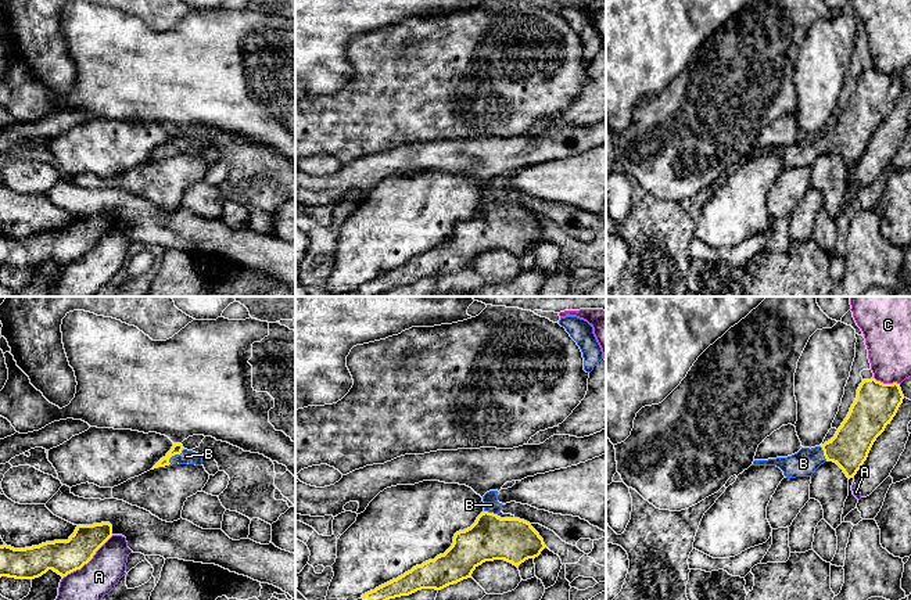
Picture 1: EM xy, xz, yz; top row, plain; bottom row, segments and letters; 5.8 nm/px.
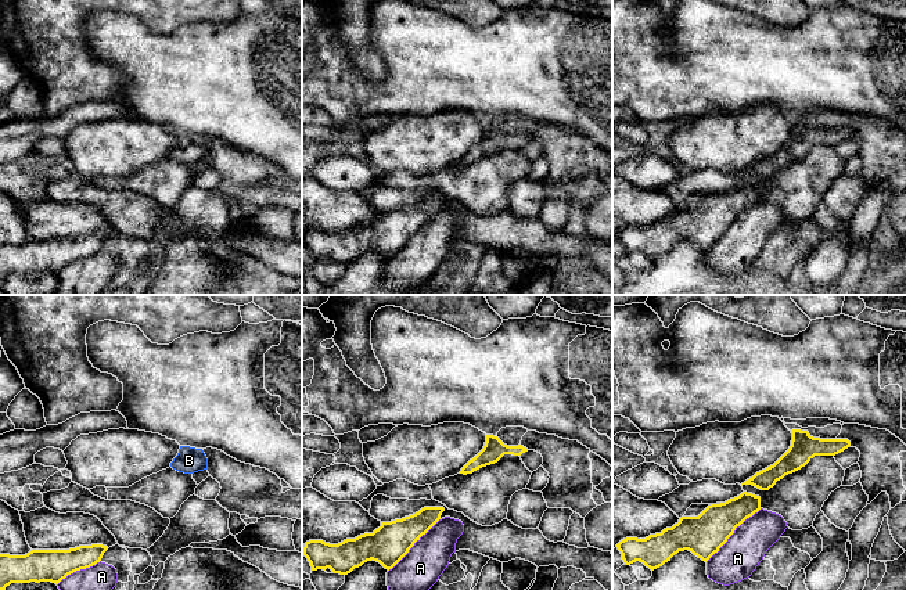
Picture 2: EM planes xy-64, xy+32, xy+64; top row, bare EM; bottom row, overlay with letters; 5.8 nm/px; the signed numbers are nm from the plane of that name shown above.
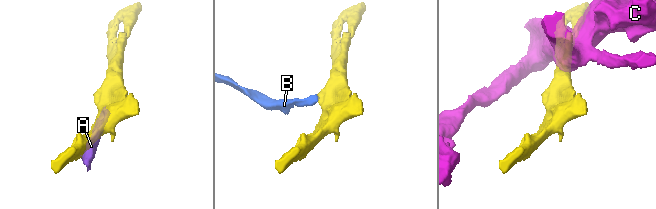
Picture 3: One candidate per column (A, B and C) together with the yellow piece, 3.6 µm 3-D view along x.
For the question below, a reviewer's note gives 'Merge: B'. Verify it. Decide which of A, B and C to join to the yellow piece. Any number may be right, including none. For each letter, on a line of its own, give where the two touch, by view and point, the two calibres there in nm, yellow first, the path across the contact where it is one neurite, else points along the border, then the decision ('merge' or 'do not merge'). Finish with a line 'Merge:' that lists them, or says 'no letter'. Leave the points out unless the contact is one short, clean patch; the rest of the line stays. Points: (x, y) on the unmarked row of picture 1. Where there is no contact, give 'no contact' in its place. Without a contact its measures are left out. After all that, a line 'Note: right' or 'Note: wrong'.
A: contact xy (88, 251); calibres 190 and 240 nm; do not merge
B: contact xy (175, 143); calibres 60 and 80 nm; way xy (176, 139), (175, 143), (186, 146); merge
C: contact yz (886, 74); calibres 240 and 260 nm; do not merge
Merge: B
Note: right

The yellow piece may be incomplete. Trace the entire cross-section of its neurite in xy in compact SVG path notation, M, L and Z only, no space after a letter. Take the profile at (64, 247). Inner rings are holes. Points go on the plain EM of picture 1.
M110 212L78 215L68 230L14 238L0 236L0 267L35 269L53 259L62 267L80 259L112 226Z

